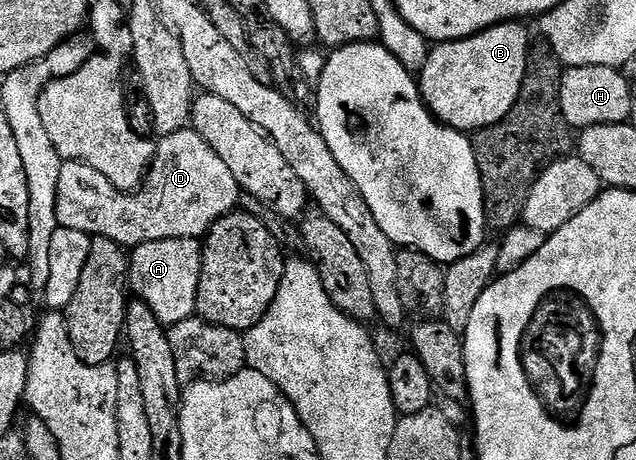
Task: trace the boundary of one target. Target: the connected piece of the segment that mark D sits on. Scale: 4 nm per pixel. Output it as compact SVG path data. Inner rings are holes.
M189 127L160 137L156 141L156 154L148 168L148 176L143 185L133 193L123 193L102 171L94 171L94 167L86 167L81 161L65 161L62 175L58 175L58 223L61 229L70 231L86 231L98 237L114 239L114 243L125 247L135 247L142 243L154 243L158 239L203 238L208 228L218 219L237 208L242 190L240 184L230 175L230 167L218 159L218 155Z

